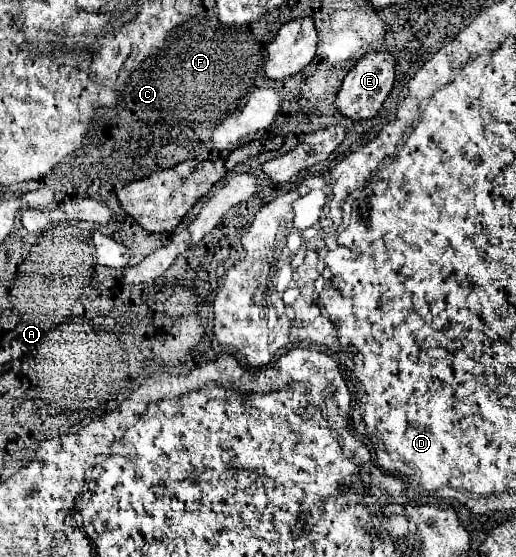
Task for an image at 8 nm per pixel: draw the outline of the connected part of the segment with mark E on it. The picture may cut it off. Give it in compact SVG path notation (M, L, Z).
M367 52L357 60L357 64L349 70L349 74L343 80L343 86L339 90L339 96L335 100L335 106L341 114L353 118L353 120L363 120L363 118L373 118L381 104L385 102L387 94L393 88L395 80L395 66L397 66L397 56L391 52Z

